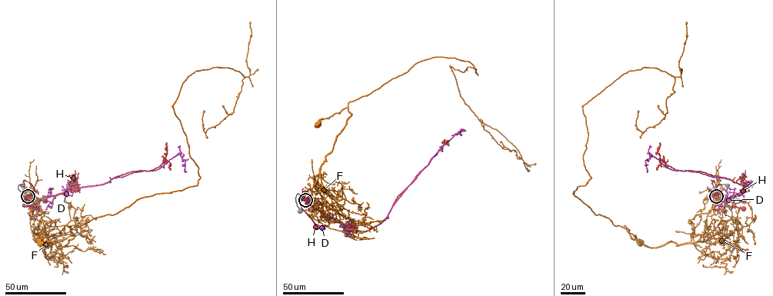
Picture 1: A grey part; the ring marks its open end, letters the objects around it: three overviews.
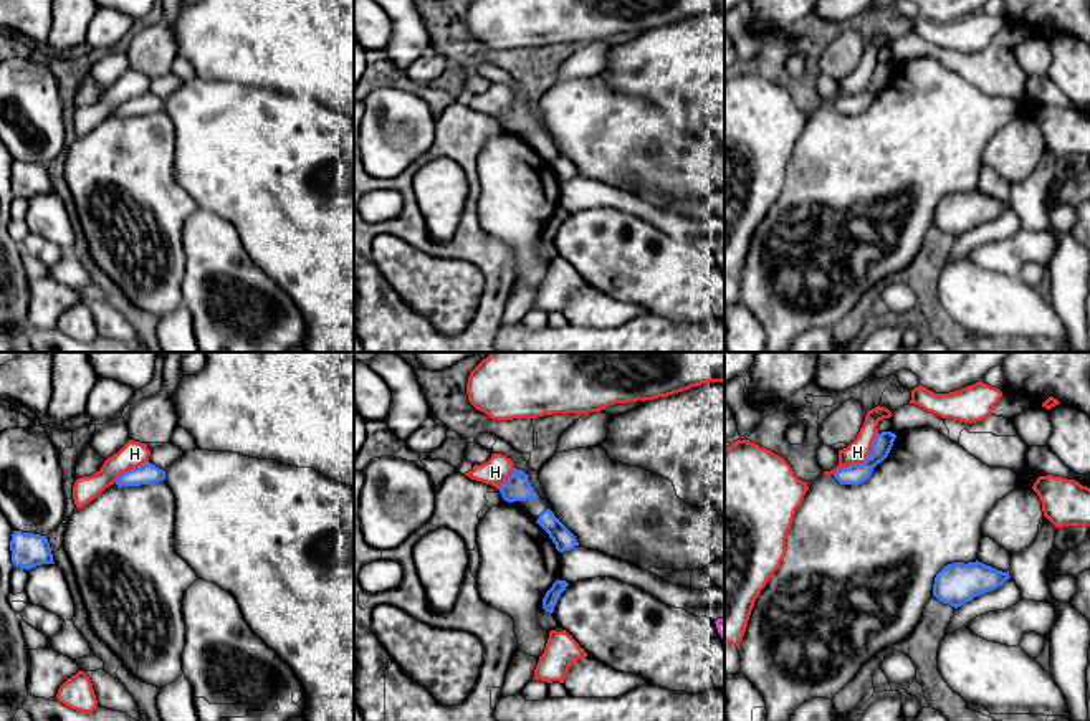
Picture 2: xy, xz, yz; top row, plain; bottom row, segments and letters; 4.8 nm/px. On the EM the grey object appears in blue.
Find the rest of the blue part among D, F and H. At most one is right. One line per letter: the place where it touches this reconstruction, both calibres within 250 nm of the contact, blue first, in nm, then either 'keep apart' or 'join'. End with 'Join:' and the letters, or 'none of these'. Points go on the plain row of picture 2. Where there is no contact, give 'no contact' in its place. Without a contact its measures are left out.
D: no contact; keep apart
F: no contact; keep apart
H: meets blue in yz at (864, 91); 100 nm thick on the blue side, 110 nm on the other; keep apart
Join: none of these

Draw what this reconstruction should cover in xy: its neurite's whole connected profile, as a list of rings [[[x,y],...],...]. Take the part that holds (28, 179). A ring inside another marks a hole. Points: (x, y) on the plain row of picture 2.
[[[13,160],[10,170],[12,192],[20,198],[33,198],[41,193],[55,193],[46,165]]]

